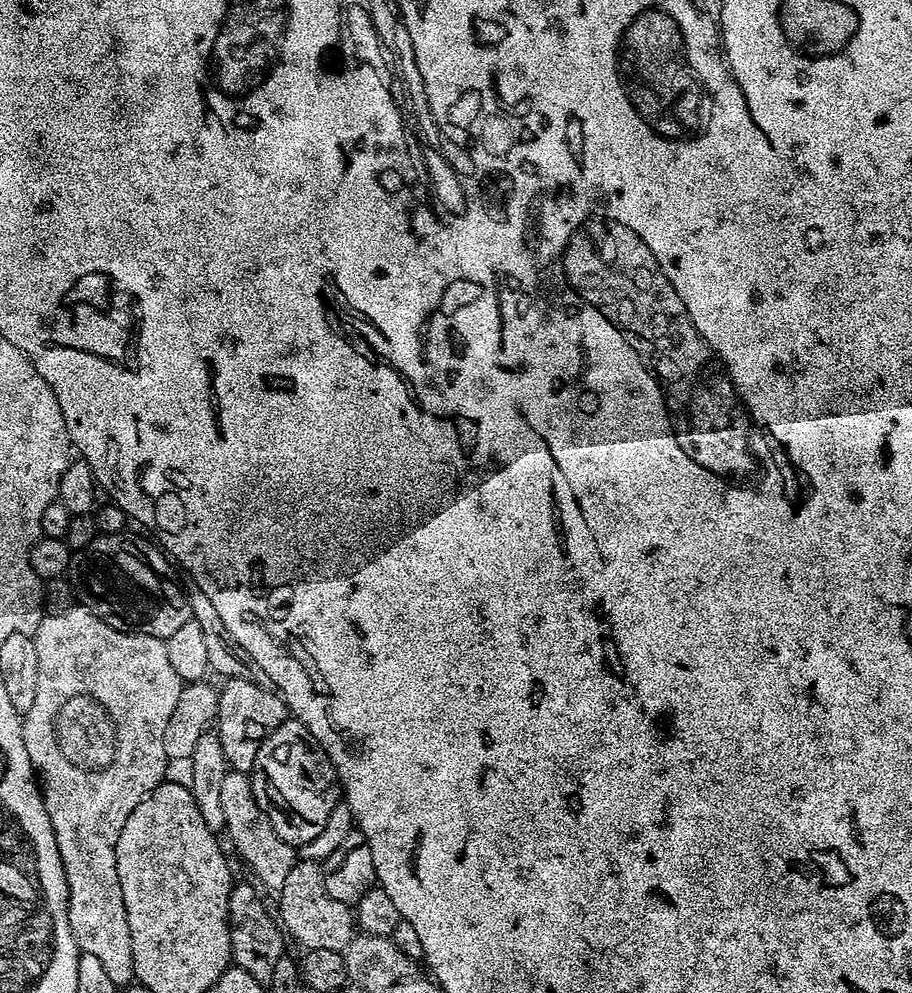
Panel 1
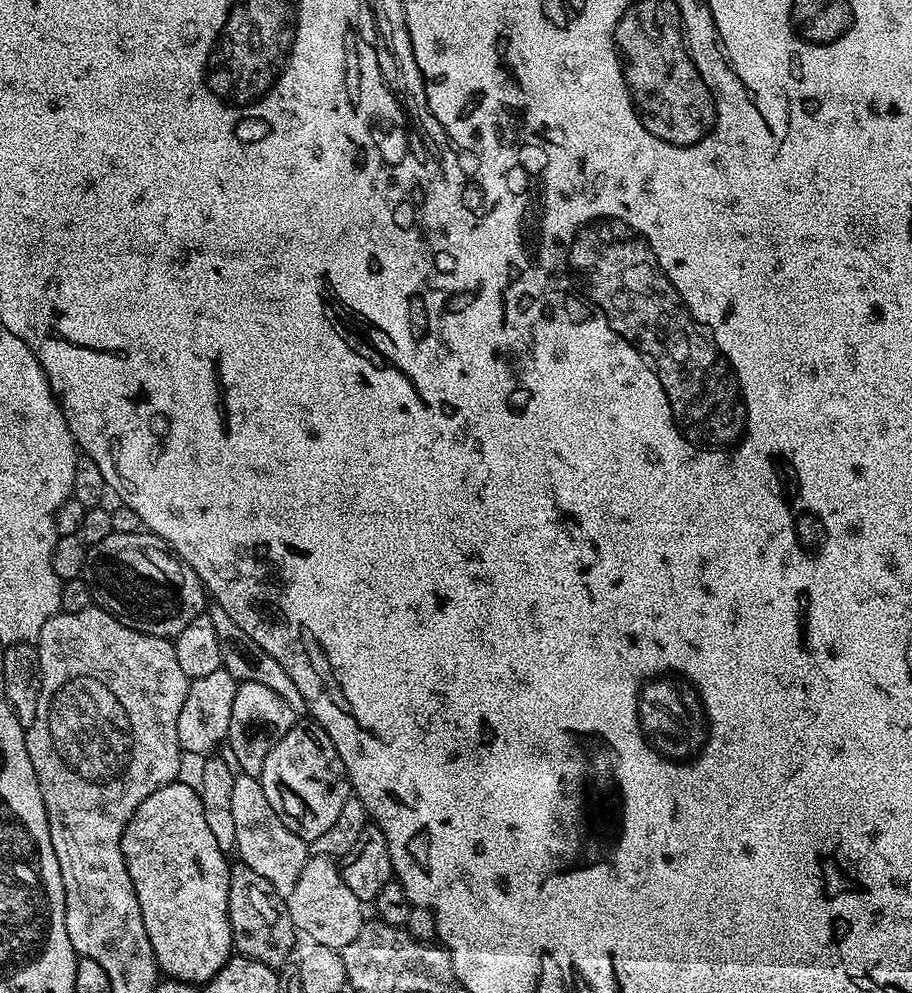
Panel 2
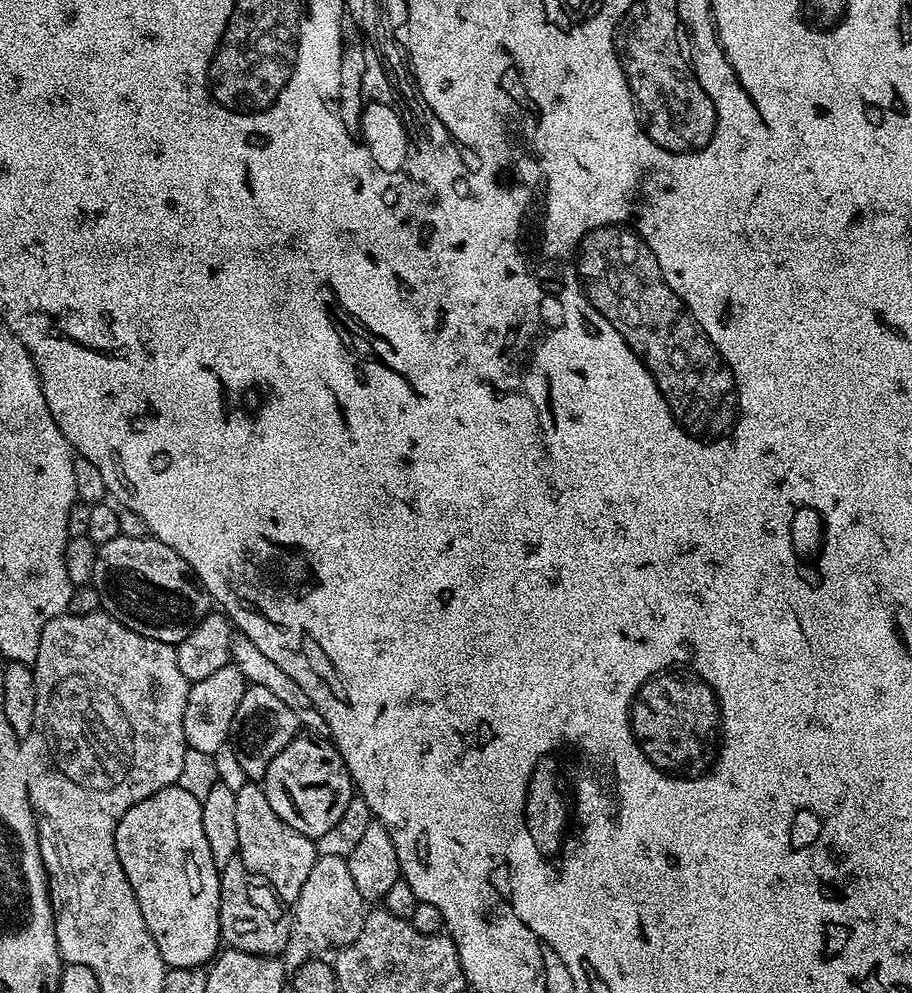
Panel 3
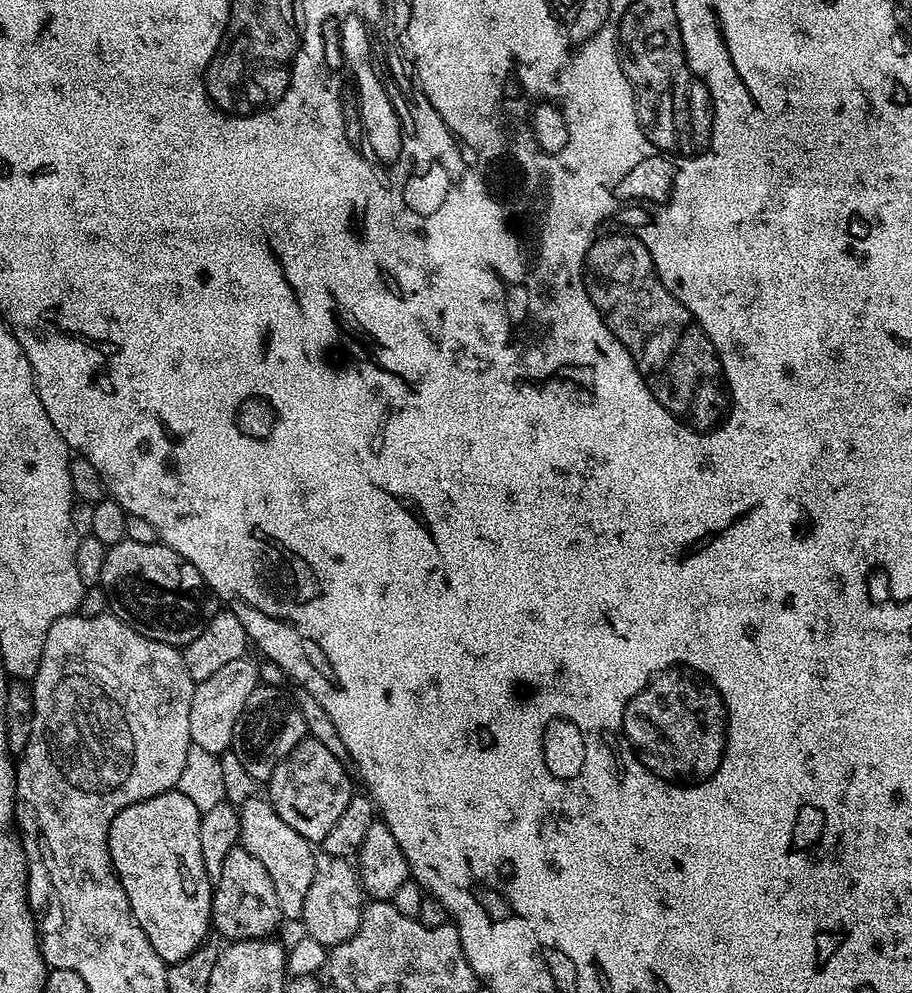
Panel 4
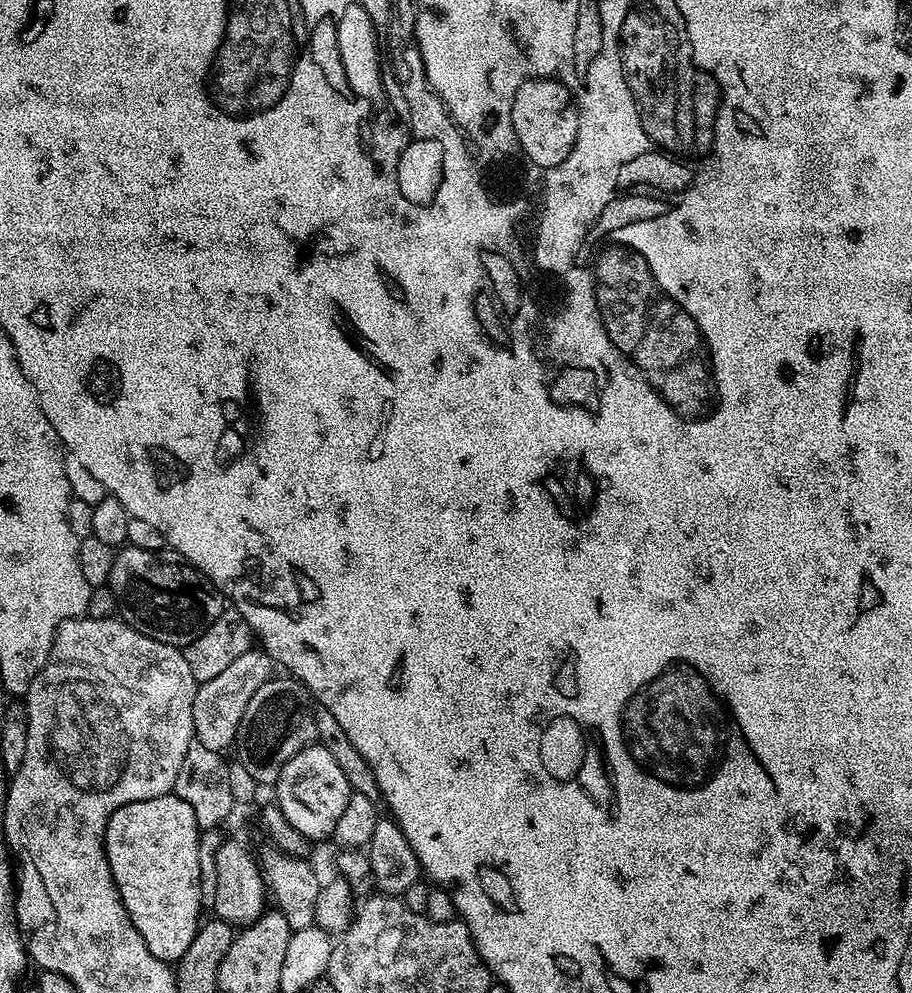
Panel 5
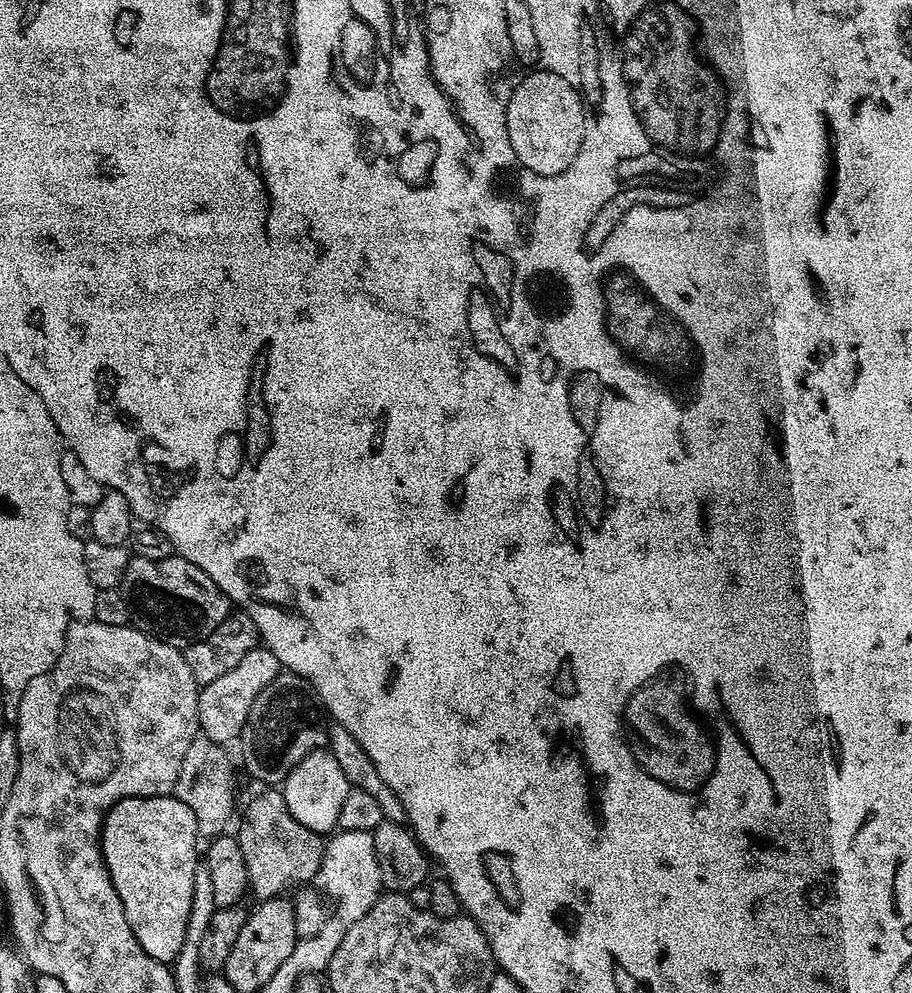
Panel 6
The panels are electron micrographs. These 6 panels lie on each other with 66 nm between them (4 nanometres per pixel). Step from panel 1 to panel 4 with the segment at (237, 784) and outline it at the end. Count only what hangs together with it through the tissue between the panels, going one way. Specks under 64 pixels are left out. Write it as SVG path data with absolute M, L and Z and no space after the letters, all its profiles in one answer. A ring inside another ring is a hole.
M263 795L252 796L244 805L239 805L240 844L262 866L266 866L266 874L270 874L270 882L274 882L274 894L278 894L278 906L281 917L285 921L299 921L303 914L306 894L314 882L318 865L318 857L312 853L313 845L298 830L290 830L286 822L274 810L271 800Z

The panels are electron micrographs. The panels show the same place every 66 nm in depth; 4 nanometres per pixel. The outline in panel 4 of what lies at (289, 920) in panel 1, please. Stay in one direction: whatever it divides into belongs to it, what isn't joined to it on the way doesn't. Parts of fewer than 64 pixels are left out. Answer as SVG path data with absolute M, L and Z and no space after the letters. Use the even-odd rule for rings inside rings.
M331 857L317 865L314 882L311 883L309 893L301 916L305 933L325 948L333 948L347 938L353 936L361 922L364 895L360 886L359 875L355 867L343 857Z

